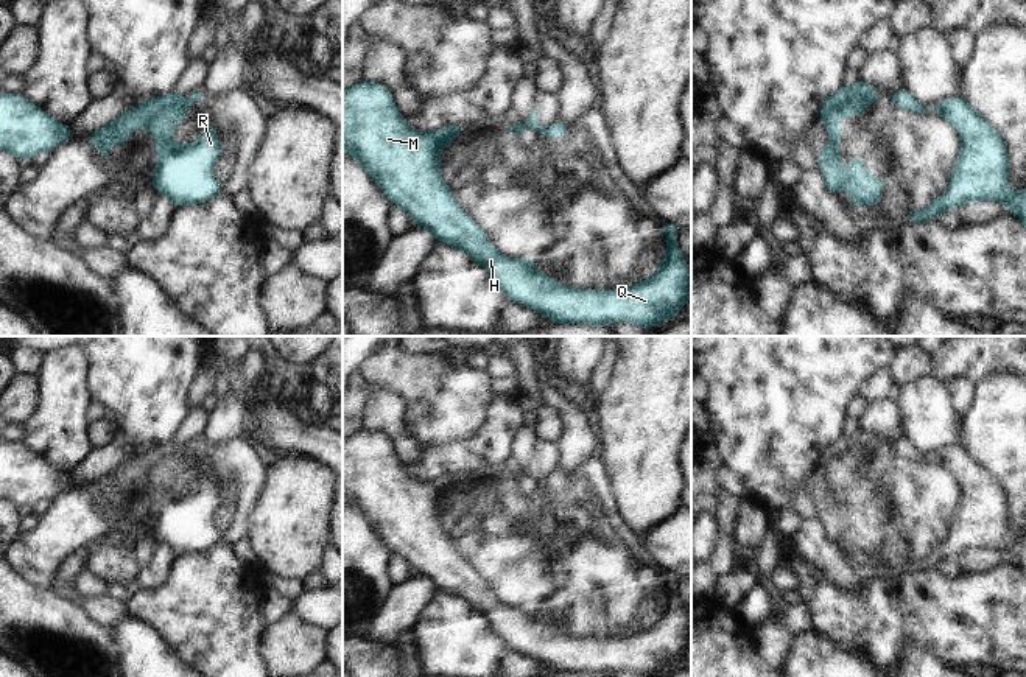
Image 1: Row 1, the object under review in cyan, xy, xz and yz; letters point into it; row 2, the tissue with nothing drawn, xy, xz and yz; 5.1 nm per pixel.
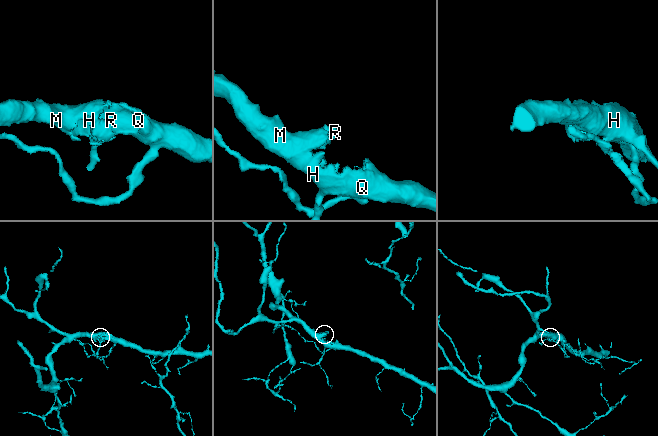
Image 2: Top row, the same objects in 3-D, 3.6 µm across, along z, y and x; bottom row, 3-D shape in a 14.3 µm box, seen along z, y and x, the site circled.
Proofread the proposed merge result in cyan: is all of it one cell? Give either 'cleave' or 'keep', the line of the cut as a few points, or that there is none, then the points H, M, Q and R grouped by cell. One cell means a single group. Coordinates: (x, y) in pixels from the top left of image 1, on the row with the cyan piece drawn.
cleave | xy (168, 140), (158, 145) | H M Q / R

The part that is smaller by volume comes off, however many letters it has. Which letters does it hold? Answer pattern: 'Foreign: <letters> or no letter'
Foreign: R

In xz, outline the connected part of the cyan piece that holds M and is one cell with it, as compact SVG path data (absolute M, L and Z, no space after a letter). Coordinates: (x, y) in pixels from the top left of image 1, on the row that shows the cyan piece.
M361 81L343 92L343 154L350 154L385 191L392 205L403 209L413 221L428 229L437 241L456 246L472 260L483 265L492 282L517 303L542 313L553 324L590 324L596 327L615 322L637 324L648 331L677 313L691 297L690 271L679 251L679 227L662 223L668 243L666 255L657 274L624 289L574 289L546 277L528 258L506 258L495 251L481 227L456 204L453 187L439 176L439 153L464 128L441 128L431 134L414 132L399 114L392 92L380 82Z

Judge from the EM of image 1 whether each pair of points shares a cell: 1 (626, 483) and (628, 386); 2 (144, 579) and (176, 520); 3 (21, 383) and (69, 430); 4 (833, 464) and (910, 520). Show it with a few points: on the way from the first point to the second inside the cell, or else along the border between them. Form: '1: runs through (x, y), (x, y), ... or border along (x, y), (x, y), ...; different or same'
1: runs through (628, 459), (628, 410); same
2: runs through (158, 565), (175, 534); same
3: border along (35, 374), (38, 386), (36, 406), (19, 424); different
4: runs through (853, 464), (864, 470), (894, 500); same

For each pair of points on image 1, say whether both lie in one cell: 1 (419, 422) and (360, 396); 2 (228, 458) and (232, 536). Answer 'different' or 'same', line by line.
1: different
2: same

